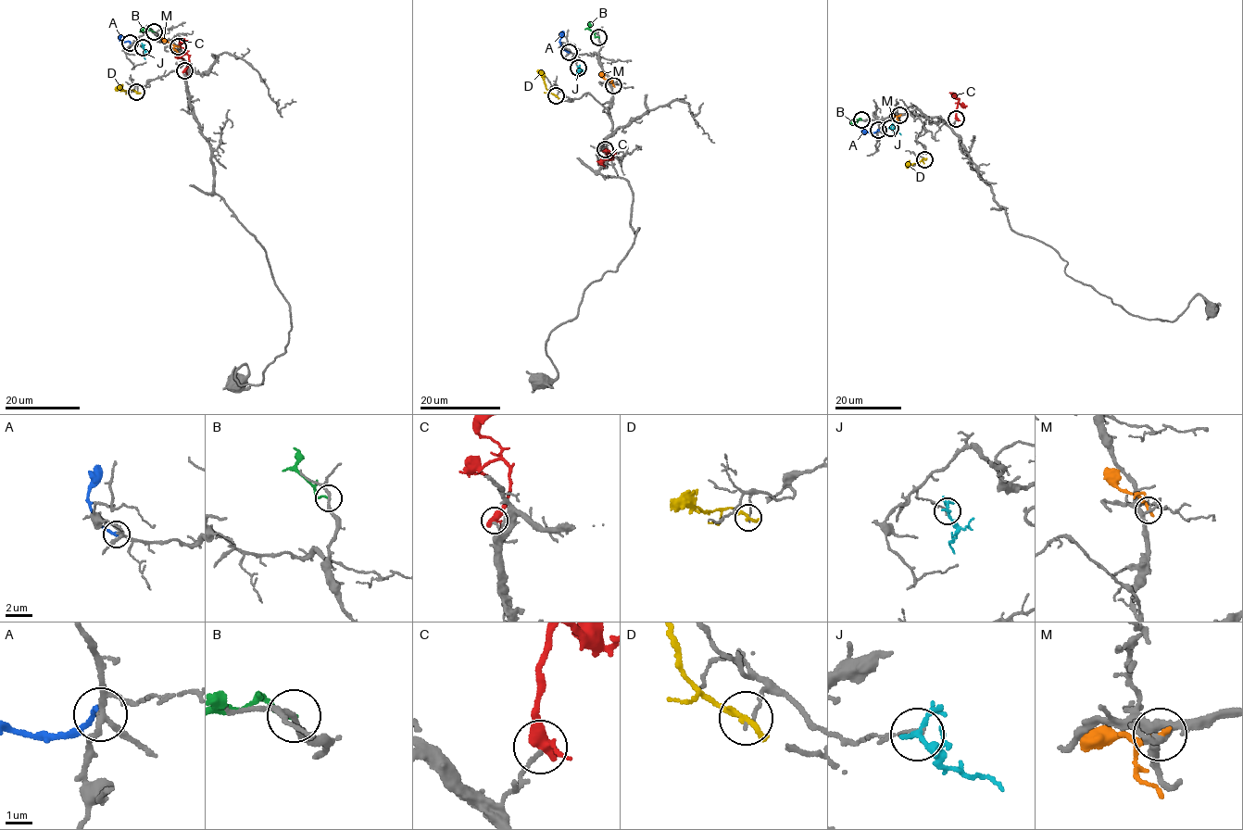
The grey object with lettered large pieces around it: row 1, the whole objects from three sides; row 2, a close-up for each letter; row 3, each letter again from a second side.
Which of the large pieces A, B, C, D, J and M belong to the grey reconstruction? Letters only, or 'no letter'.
no letter

